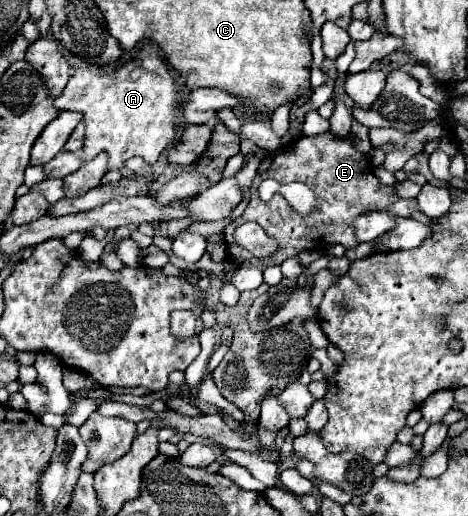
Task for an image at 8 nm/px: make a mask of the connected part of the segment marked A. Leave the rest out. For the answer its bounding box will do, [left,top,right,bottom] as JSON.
[53,40,181,170]

